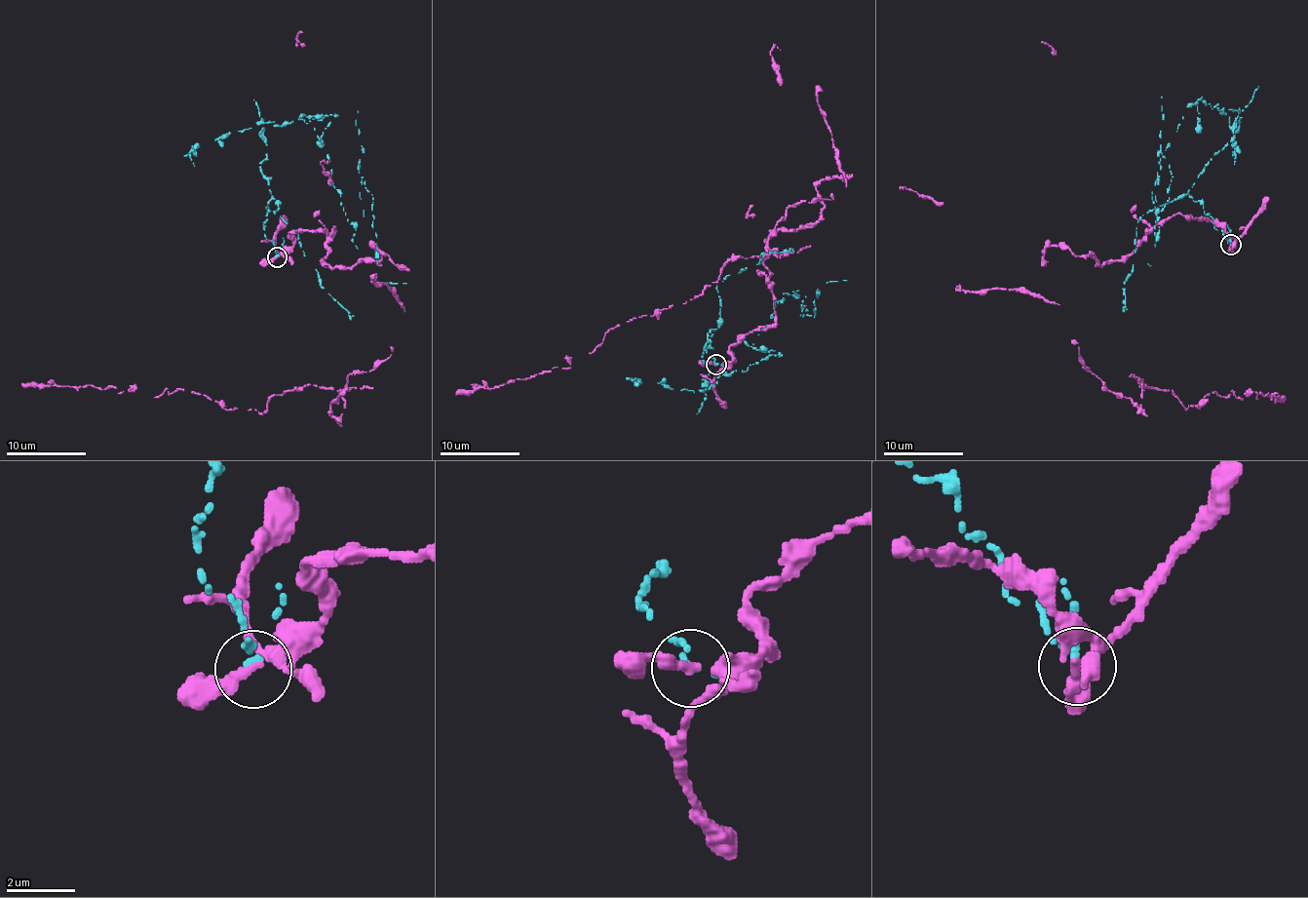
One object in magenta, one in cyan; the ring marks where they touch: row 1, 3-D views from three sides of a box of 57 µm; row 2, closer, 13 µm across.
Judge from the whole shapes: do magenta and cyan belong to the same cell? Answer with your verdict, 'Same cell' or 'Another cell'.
Another cell

